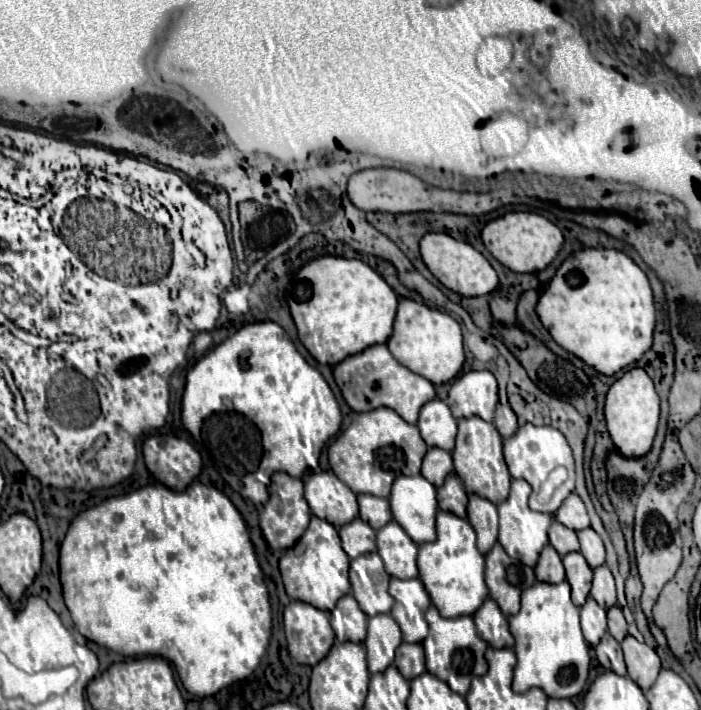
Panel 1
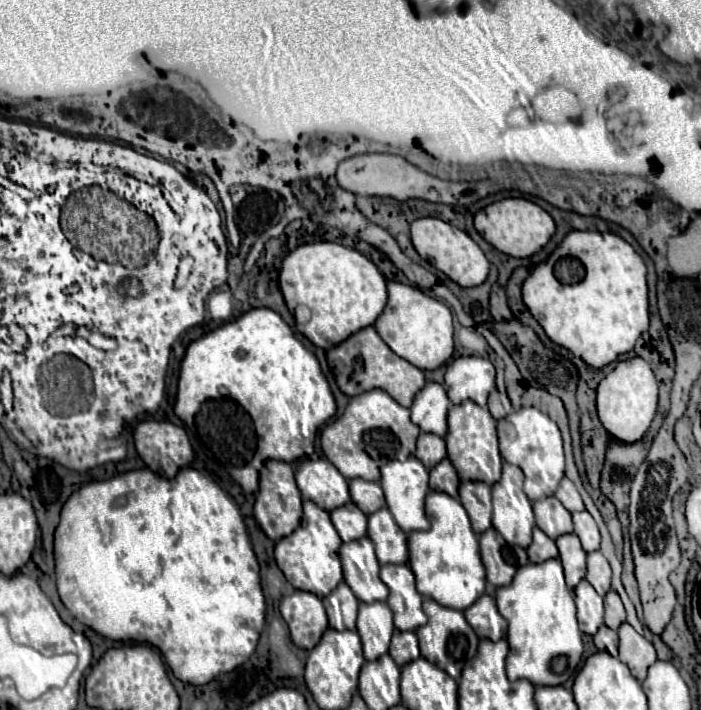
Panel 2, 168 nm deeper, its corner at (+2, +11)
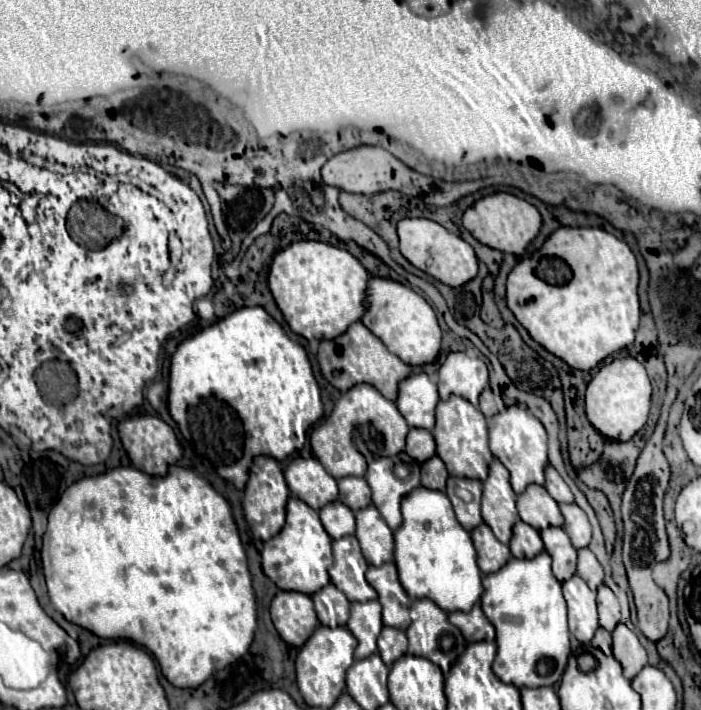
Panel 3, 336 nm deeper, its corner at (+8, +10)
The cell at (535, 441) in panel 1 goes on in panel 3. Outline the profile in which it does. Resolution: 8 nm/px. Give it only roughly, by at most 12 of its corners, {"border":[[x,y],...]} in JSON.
{"border":[[518,406],[488,418],[516,494],[544,484],[548,434]]}

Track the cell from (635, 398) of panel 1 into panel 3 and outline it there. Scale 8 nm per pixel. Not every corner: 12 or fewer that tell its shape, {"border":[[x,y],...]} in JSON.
{"border":[[626,356],[586,390],[586,416],[610,440],[648,420],[652,385]]}

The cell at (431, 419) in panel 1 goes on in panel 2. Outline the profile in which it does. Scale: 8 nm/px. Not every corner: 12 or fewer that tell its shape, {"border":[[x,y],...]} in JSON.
{"border":[[426,383],[410,407],[426,433],[446,435],[448,397]]}

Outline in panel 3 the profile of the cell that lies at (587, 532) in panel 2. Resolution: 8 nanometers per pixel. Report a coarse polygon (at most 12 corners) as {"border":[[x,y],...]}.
{"border":[[560,504],[574,548],[586,548],[592,527],[576,504]]}

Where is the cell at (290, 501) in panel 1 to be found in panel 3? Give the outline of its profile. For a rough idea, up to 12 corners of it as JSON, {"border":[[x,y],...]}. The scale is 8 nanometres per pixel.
{"border":[[256,456],[244,516],[270,540],[286,520],[288,486],[280,464]]}

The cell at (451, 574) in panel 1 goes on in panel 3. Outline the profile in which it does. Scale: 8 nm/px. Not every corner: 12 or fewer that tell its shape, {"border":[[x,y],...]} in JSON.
{"border":[[444,492],[404,498],[394,562],[412,600],[468,612],[472,538]]}

